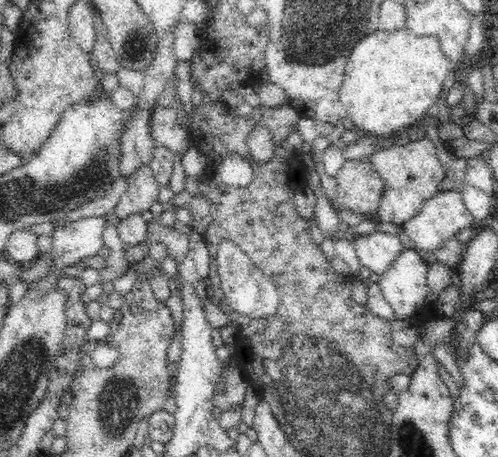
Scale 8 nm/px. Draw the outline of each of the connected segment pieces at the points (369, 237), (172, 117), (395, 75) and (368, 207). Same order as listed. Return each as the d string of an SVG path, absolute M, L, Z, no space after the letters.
M374 231L370 234L354 236L355 252L361 266L366 266L374 274L382 275L402 252L402 242L398 234Z
M176 103L171 108L157 105L150 117L150 137L160 146L165 146L173 154L181 152L188 143L186 132L178 122Z
M407 27L398 32L374 31L354 46L345 68L345 76L339 92L342 106L347 108L349 126L366 135L394 137L400 132L418 126L435 110L444 79L452 68L450 60L442 52L439 38L413 35Z
M371 156L346 160L334 177L337 204L355 214L376 214L384 192L382 177L373 169Z

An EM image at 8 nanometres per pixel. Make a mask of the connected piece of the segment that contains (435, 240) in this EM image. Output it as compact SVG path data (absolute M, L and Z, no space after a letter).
M454 188L436 193L430 200L424 202L420 210L410 220L403 222L403 228L410 237L412 246L424 253L435 252L445 240L456 236L462 228L470 226L476 226L476 222L462 202L462 195Z

